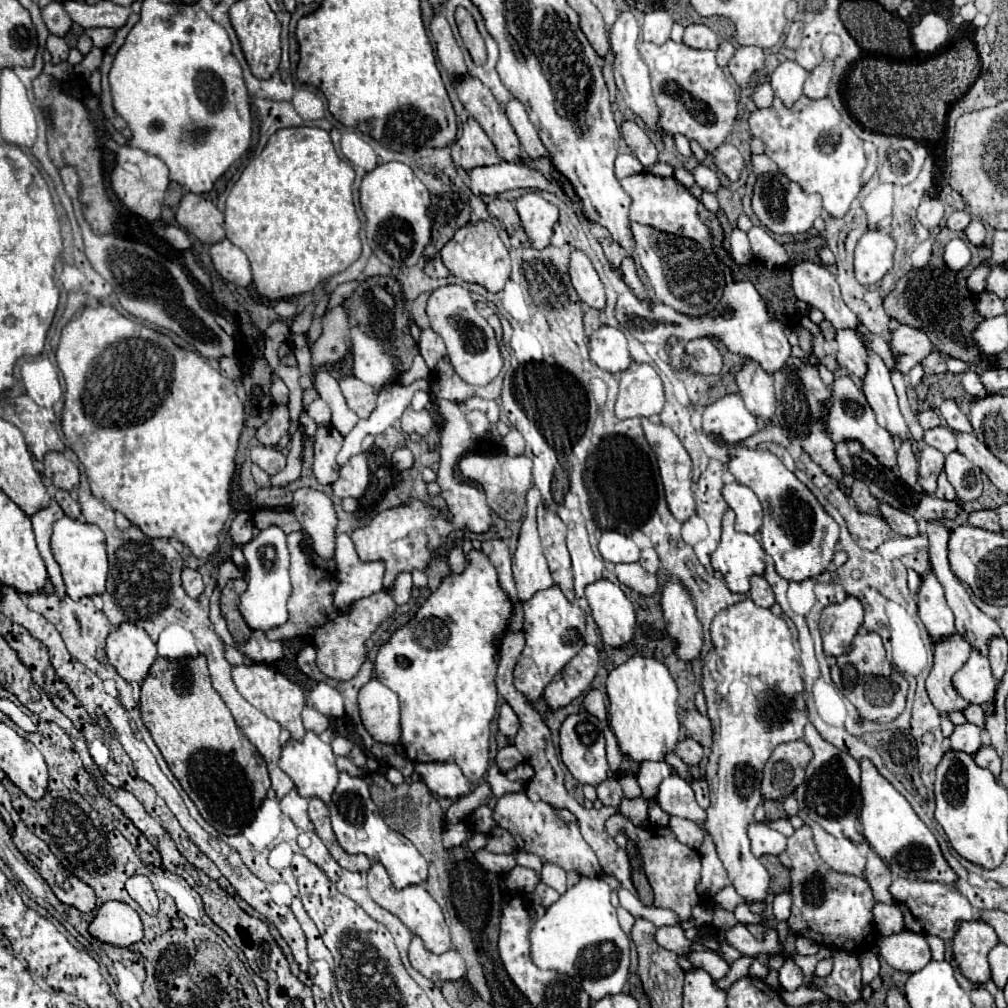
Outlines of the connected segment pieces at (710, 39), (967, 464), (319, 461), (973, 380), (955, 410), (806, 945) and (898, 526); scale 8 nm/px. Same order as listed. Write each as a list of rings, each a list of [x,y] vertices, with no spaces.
[[[689,25],[689,27],[685,27],[683,43],[691,49],[711,49],[711,51],[715,51],[719,47],[721,39],[705,25]]]
[[[951,453],[945,457],[945,473],[949,483],[955,487],[959,501],[965,503],[981,495],[981,471],[961,453]]]
[[[319,427],[315,433],[315,463],[313,473],[321,485],[331,485],[339,473],[333,469],[335,455],[343,445],[343,437],[335,427]]]
[[[965,371],[961,383],[963,383],[963,387],[965,387],[971,395],[979,395],[979,397],[985,395],[985,389],[983,389],[983,385],[979,383],[979,377],[975,375],[975,371]]]
[[[943,401],[943,405],[939,407],[939,411],[941,411],[941,417],[947,421],[949,429],[959,431],[959,433],[971,433],[973,431],[967,415],[961,413],[961,409],[957,407],[955,401]]]
[[[797,937],[795,942],[796,954],[803,956],[815,955],[819,950],[819,945],[806,937]]]
[[[879,501],[879,509],[881,509],[883,519],[889,523],[889,527],[891,527],[895,533],[905,535],[905,537],[915,537],[915,535],[919,533],[917,521],[915,521],[909,513],[905,513],[905,511],[901,511],[901,509],[895,509],[895,507],[891,507],[891,505],[885,503],[885,501]]]

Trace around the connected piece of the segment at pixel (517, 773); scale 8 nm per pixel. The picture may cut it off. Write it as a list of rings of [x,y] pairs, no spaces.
[[[521,763],[517,769],[513,769],[513,771],[505,773],[505,775],[507,775],[511,781],[529,781],[529,779],[533,779],[535,771],[533,771],[533,767],[531,767],[531,765]]]

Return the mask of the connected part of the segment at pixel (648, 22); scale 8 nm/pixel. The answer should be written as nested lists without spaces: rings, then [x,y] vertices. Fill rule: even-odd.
[[[663,9],[649,11],[649,13],[645,13],[645,21],[641,27],[643,39],[649,43],[655,43],[655,45],[663,45],[665,41],[669,41],[671,25],[673,25],[673,19]]]

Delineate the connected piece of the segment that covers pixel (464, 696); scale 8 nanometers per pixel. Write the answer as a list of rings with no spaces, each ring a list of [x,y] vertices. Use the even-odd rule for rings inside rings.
[[[471,549],[471,553],[467,555],[467,563],[465,563],[465,571],[461,575],[457,573],[449,573],[447,577],[443,577],[441,585],[431,591],[431,595],[427,597],[427,601],[419,607],[417,615],[413,621],[405,623],[403,627],[399,627],[397,631],[393,631],[393,635],[385,641],[385,645],[377,651],[375,657],[375,673],[377,673],[377,681],[385,683],[389,689],[393,689],[399,695],[399,703],[401,703],[401,745],[405,749],[405,757],[411,759],[413,763],[427,763],[427,761],[441,761],[441,763],[457,763],[463,771],[463,775],[471,781],[471,783],[479,783],[483,779],[483,775],[489,769],[489,725],[495,717],[497,711],[497,683],[495,683],[495,673],[499,667],[499,659],[495,657],[499,653],[499,639],[501,635],[507,631],[507,625],[511,621],[513,615],[513,603],[507,597],[507,593],[499,587],[497,583],[497,571],[491,565],[489,557],[481,551],[481,549]]]

